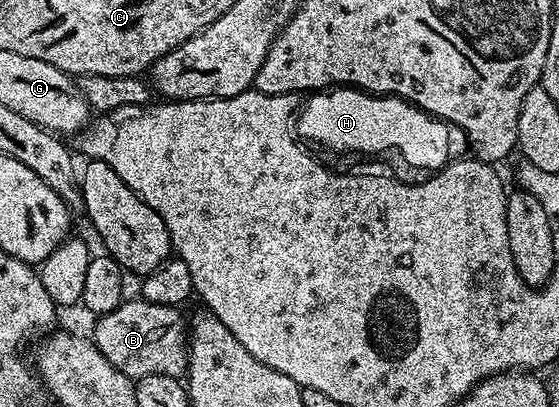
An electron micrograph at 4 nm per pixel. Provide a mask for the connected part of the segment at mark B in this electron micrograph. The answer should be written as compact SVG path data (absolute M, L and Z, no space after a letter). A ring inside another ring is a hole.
M125 300L113 312L98 315L93 333L95 346L117 368L132 380L145 376L173 376L182 379L187 372L189 326L174 306L162 306L150 301Z

